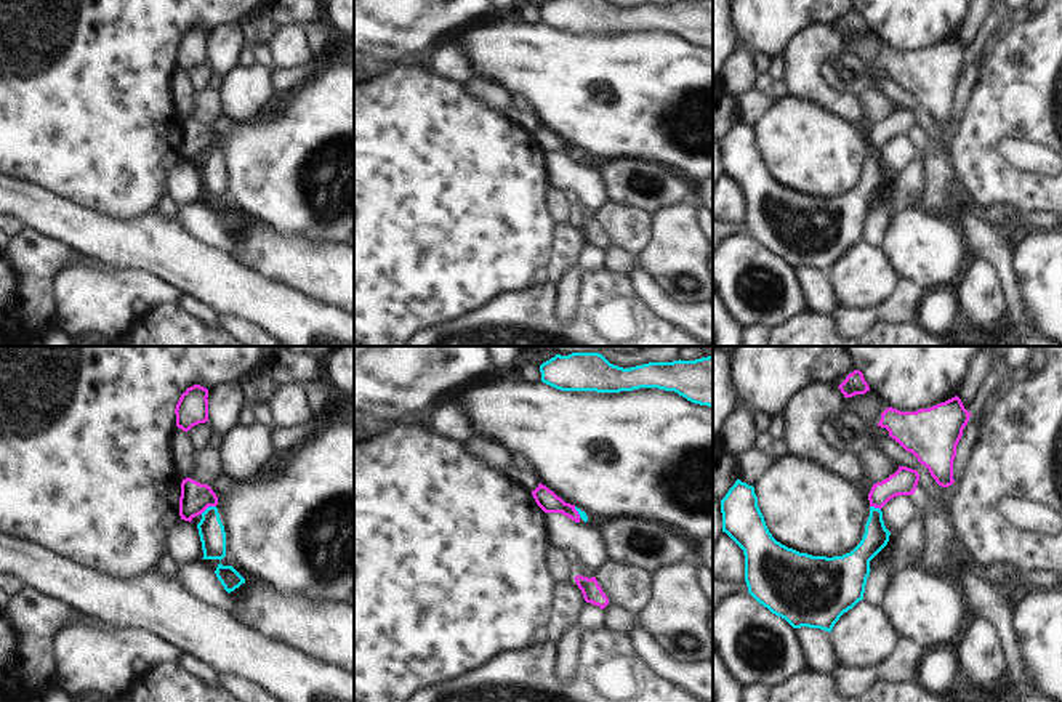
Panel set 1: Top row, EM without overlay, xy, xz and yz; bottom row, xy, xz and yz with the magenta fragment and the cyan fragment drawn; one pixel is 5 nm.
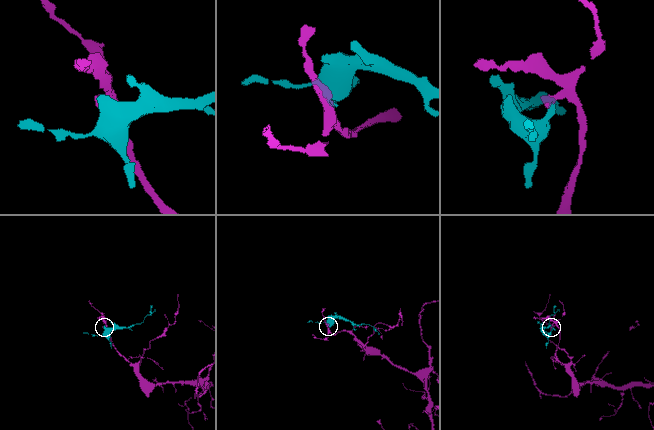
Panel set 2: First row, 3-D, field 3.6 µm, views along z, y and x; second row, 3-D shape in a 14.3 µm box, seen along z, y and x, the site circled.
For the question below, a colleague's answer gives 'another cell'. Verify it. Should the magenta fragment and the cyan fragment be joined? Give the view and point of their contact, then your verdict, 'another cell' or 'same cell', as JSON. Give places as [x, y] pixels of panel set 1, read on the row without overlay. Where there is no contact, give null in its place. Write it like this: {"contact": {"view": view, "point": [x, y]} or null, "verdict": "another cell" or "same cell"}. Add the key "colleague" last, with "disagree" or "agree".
{"contact": {"view": "xy", "point": [207, 148]}, "verdict": "same cell", "colleague": "disagree"}

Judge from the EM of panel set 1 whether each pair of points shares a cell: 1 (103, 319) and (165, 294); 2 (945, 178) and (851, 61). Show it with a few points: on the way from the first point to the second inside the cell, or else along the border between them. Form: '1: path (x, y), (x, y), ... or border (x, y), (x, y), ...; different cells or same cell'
1: path (119, 303), (128, 294), (149, 294); same cell
2: path (934, 145), (926, 129), (925, 116), (884, 84); same cell

